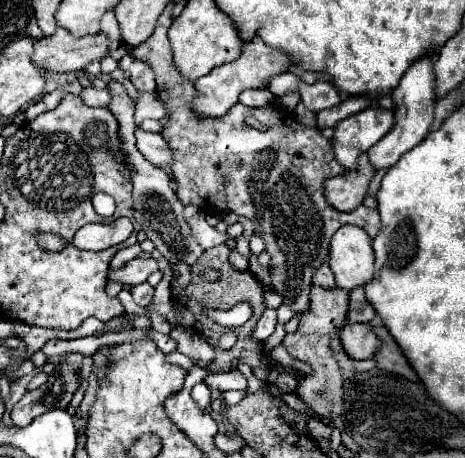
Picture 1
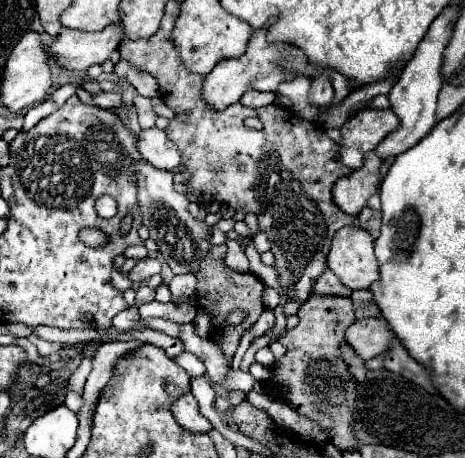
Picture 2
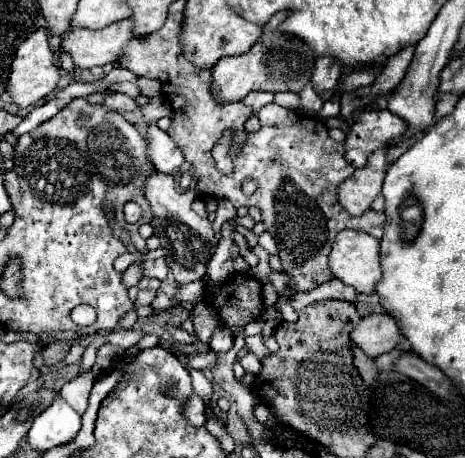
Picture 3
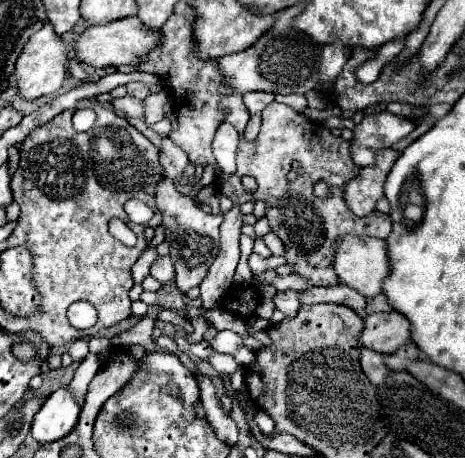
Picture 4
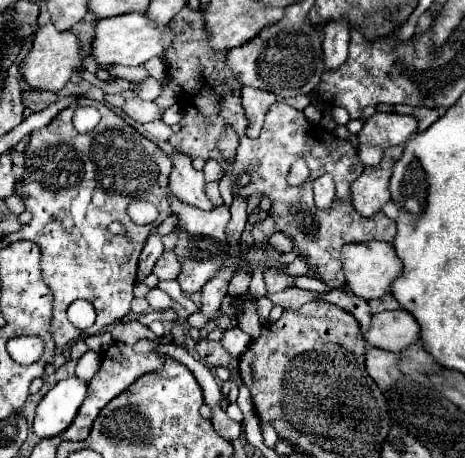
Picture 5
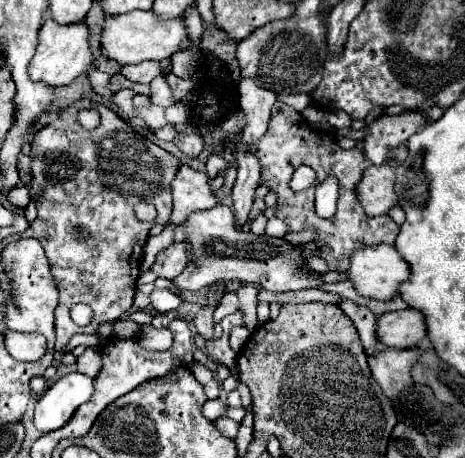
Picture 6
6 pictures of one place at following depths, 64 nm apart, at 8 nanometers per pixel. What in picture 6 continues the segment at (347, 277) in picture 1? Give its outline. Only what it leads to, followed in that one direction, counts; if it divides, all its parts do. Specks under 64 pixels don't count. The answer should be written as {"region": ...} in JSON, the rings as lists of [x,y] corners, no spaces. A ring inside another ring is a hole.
{"region":[[[378,244],[356,250],[348,274],[362,296],[392,300],[394,296],[400,296],[400,286],[410,276],[410,264],[394,246]]]}

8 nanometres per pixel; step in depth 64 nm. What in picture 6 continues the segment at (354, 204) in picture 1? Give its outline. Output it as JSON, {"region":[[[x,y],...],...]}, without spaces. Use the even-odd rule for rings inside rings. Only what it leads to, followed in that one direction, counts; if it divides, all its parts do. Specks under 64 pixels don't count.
{"region":[[[400,146],[398,152],[392,152],[386,164],[382,166],[370,166],[364,172],[362,182],[356,186],[356,192],[360,196],[360,202],[368,216],[380,216],[388,214],[390,208],[398,204],[398,196],[394,192],[396,184],[396,170],[406,160],[408,148]]]}

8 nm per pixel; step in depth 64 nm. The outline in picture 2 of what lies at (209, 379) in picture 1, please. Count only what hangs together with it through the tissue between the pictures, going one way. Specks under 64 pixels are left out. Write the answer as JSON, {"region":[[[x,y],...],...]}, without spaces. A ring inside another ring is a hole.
{"region":[[[230,370],[228,378],[226,378],[226,388],[232,390],[242,390],[242,392],[250,392],[254,386],[256,378],[250,372],[240,372],[240,370]]]}

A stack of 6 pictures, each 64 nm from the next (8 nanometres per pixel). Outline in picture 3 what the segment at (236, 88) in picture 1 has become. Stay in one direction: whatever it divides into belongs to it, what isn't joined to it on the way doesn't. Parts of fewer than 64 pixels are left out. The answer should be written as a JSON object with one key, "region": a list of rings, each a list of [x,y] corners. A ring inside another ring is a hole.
{"region":[[[288,10],[274,14],[268,24],[264,26],[264,32],[260,40],[244,54],[238,56],[226,56],[216,62],[212,68],[212,92],[216,92],[216,98],[220,102],[240,100],[252,90],[266,90],[266,92],[300,92],[304,86],[312,82],[314,62],[316,54],[312,48],[300,40],[298,36],[286,34],[280,30],[280,24],[290,16]]]}

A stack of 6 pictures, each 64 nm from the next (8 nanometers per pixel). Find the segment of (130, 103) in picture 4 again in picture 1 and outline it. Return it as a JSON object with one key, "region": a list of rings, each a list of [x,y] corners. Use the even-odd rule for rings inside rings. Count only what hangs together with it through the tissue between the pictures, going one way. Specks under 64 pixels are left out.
{"region":[[[84,88],[84,90],[82,90],[82,100],[84,100],[84,104],[88,104],[88,106],[104,106],[104,108],[106,108],[106,106],[110,104],[112,96],[110,96],[108,90]]]}

